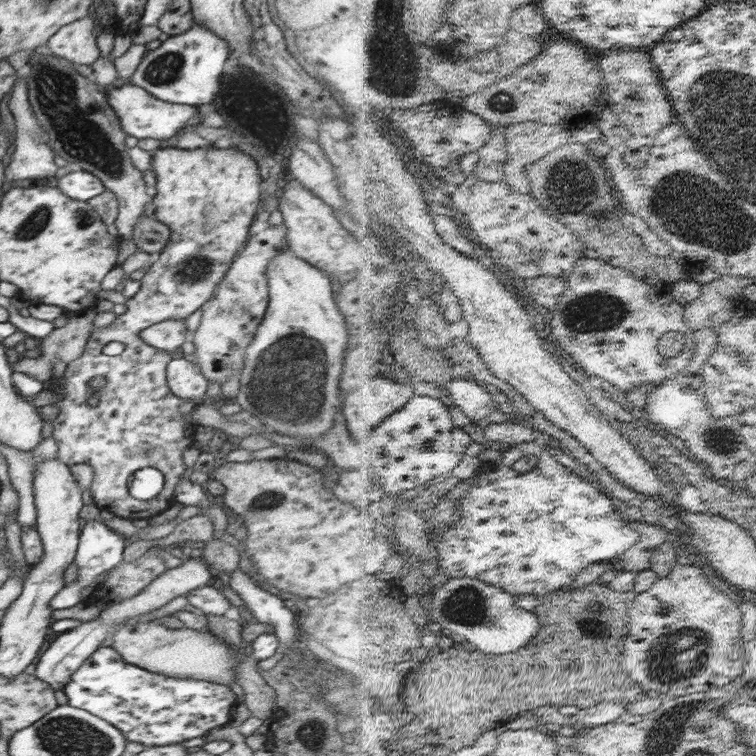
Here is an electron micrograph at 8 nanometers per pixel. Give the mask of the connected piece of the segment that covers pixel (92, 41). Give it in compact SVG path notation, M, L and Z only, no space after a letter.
M84 17L65 24L50 38L47 46L54 55L73 64L91 66L101 55L97 45L96 19Z

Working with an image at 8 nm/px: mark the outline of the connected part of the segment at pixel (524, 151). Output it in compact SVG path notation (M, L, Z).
M536 121L510 125L507 135L511 157L507 163L506 180L521 194L532 193L532 189L526 185L526 166L538 162L540 158L572 141L572 132L562 125L548 125Z

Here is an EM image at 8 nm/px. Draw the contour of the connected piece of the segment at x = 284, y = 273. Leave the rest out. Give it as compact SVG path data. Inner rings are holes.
M287 247L270 261L266 278L269 304L254 340L246 348L246 360L241 370L241 388L235 399L243 409L258 414L266 429L274 429L282 433L282 436L293 437L303 446L311 444L307 438L317 438L330 431L334 416L341 411L342 395L338 398L336 388L348 352L346 346L349 344L349 334L346 332L344 315L334 300L335 286L328 280L328 274L321 269L294 255Z

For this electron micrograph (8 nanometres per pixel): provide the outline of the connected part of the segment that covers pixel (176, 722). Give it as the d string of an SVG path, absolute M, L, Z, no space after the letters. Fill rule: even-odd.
M100 647L72 675L71 681L63 688L68 702L74 708L80 708L105 720L124 732L127 742L139 742L146 747L166 746L185 740L204 737L212 728L228 724L232 717L230 710L237 702L237 696L229 685L194 680L193 678L172 678L156 674L135 664L128 664L112 647Z

